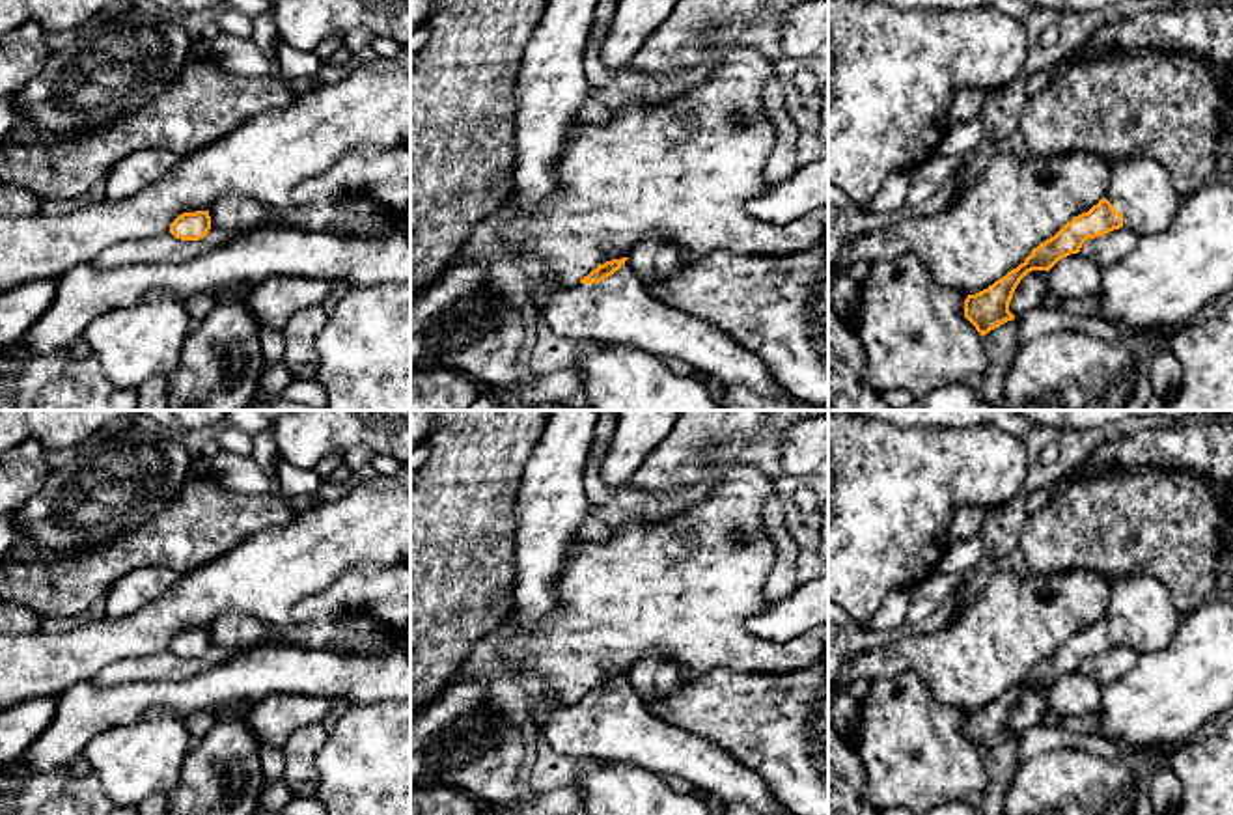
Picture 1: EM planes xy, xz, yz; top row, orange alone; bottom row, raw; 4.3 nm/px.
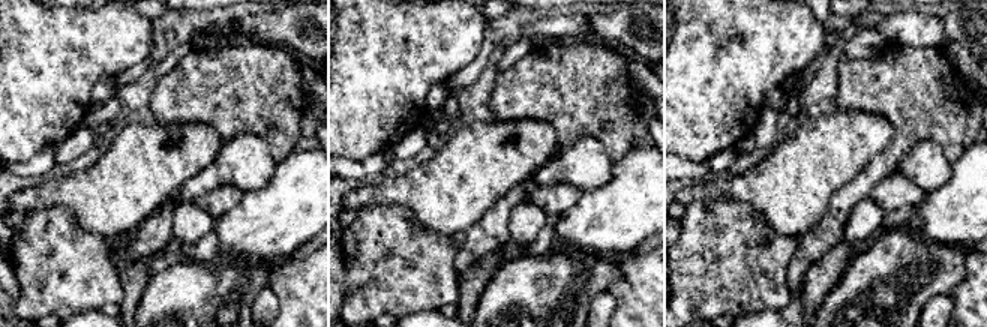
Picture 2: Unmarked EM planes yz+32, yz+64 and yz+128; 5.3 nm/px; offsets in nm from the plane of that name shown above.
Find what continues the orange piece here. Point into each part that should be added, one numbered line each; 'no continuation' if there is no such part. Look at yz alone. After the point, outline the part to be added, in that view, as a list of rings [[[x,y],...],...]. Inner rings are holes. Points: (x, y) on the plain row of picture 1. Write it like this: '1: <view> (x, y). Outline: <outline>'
1: yz (1140, 607). Outline: [[[1151,576],[1110,578],[1106,617],[1138,653],[1162,651],[1181,621],[1171,593]]]

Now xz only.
1: xz (620, 728). Outline: [[[629,677],[599,701],[550,707],[539,731],[554,752],[576,761],[616,761],[658,776],[675,774],[724,806],[746,804],[769,815],[787,813],[763,778],[733,755],[653,716]]]

